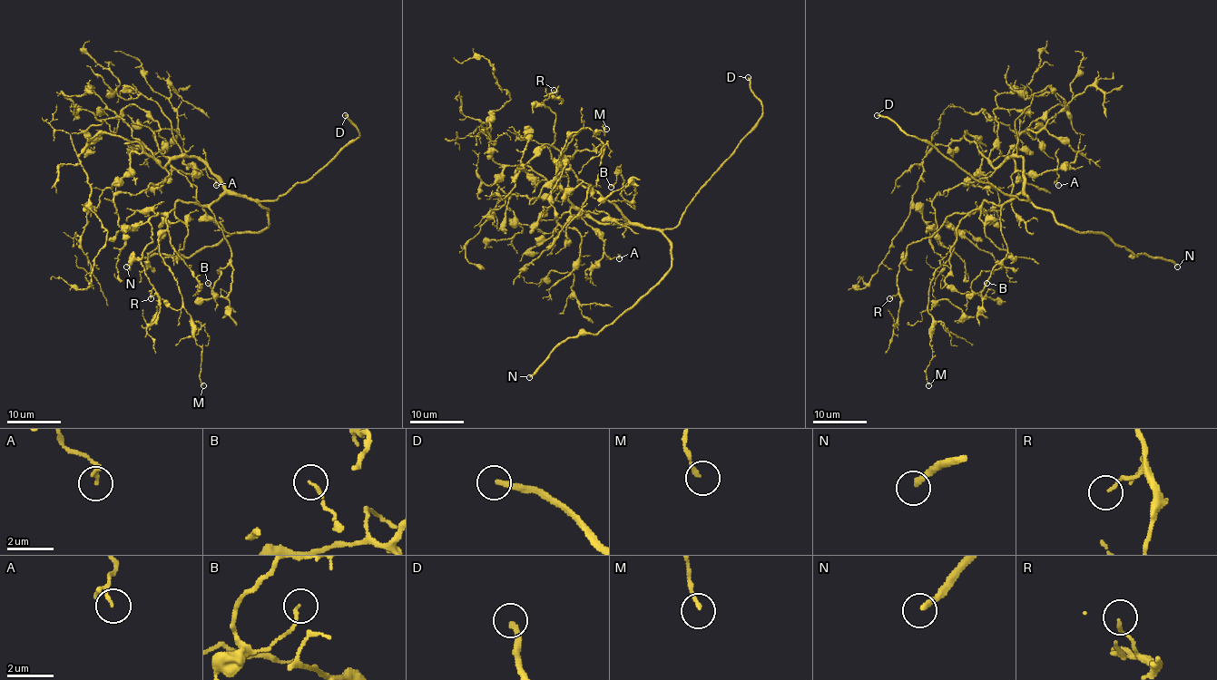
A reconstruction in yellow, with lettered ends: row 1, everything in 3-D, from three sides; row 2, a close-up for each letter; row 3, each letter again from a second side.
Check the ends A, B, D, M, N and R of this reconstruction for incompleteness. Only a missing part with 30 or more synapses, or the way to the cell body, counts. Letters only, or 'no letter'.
D, N

